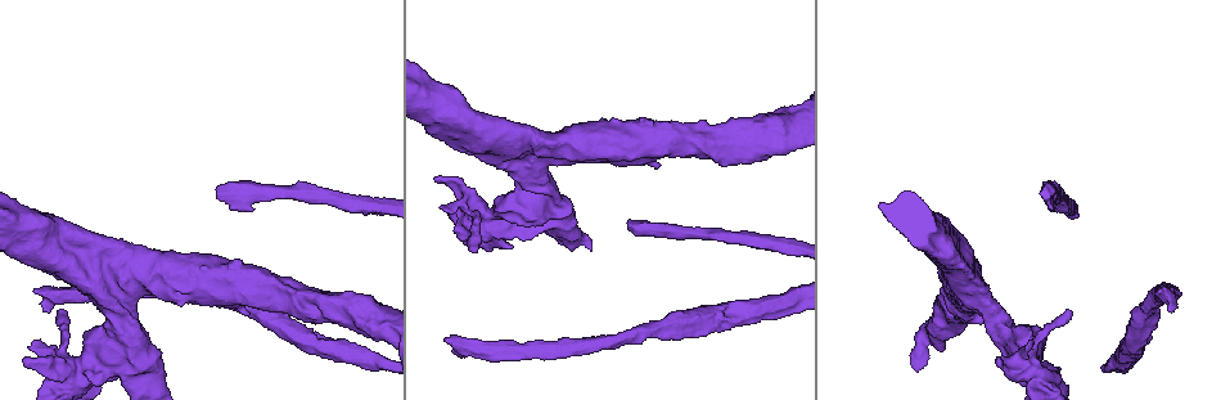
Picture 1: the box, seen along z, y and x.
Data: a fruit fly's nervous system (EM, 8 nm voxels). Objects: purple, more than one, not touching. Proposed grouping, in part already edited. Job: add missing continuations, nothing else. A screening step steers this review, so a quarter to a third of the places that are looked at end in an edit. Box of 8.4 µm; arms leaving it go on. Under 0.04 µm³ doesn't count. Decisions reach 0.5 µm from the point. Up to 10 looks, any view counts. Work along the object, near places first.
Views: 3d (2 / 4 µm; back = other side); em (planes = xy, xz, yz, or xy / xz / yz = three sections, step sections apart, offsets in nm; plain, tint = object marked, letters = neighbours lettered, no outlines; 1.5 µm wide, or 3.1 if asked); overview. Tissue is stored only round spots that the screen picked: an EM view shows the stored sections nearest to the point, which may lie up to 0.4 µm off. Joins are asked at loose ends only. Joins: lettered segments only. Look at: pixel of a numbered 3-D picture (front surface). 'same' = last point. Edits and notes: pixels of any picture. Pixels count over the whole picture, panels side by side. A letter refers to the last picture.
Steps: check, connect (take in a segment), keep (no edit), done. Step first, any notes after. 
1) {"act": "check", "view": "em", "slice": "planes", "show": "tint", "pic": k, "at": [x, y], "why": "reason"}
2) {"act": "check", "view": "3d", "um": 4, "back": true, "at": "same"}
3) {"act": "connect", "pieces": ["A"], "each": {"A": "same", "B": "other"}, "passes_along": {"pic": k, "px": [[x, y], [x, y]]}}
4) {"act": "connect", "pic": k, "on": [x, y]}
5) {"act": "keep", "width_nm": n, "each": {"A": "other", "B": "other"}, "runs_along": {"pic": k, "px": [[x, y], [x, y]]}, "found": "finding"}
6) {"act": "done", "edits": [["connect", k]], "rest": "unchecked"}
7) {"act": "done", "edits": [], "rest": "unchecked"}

{"act": "check", "view": "3d", "um": 2, "pic": 1, "at": [1161, 290], "why": "long arm stops here"}

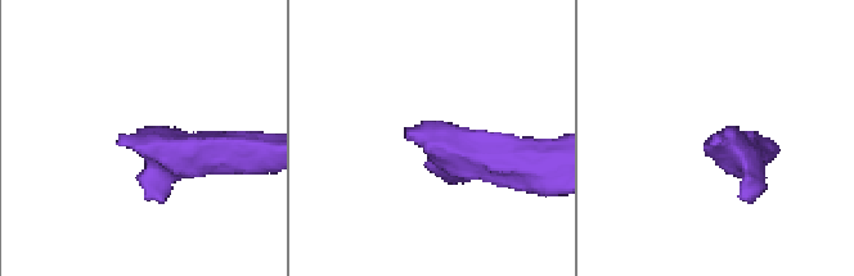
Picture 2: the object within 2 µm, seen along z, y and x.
{"act": "check", "view": "em", "slice": "xy", "step": 4, "show": "tint", "pic": 2, "at": [408, 133], "why": "need the tissue"}

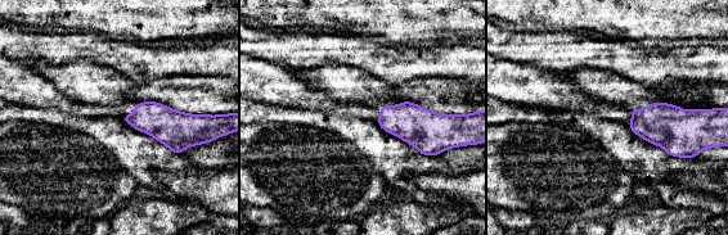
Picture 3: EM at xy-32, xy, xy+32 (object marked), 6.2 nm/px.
{"act": "check", "view": "em", "slice": "planes", "show": "letters", "at": "same"}

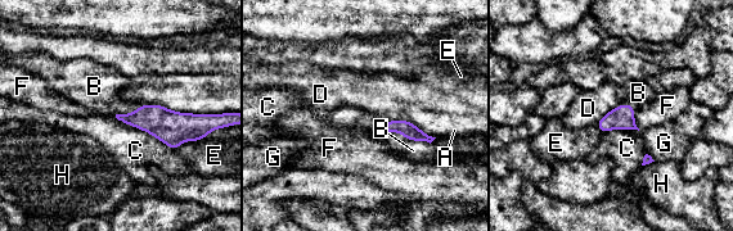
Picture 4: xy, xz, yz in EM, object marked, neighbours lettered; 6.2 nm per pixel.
{"act": "connect", "pieces": ["B"], "each": {"A": "other", "B": "same", "C": "other", "D": "other", "E": "other", "F": "other", "G": "other", "H": "other"}, "passes_along": {"pic": 4, "px": [[408, 130], [408, 139], [413, 150]]}, "found": "it goes on there"}

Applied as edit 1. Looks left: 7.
{"act": "check", "view": "em", "um": 3.1, "slice": "planes", "show": "letters", "pic": 1, "at": [533, 235], "why": "free end"}

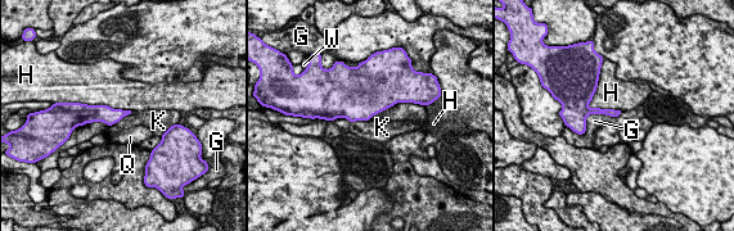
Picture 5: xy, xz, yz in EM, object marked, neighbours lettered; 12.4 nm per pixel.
{"act": "keep", "each": {"G": "other", "H": "other", "K": "other", "Q": "other", "W": "other"}, "runs_along": {"pic": 5, "px": [[581, 112], [604, 111], [615, 113]]}, "found": "no lettered segment goes on from it"}

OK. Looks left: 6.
{"act": "check", "view": "3d", "um": 4, "pic": 1, "at": [627, 221], "why": "branch stops here"}

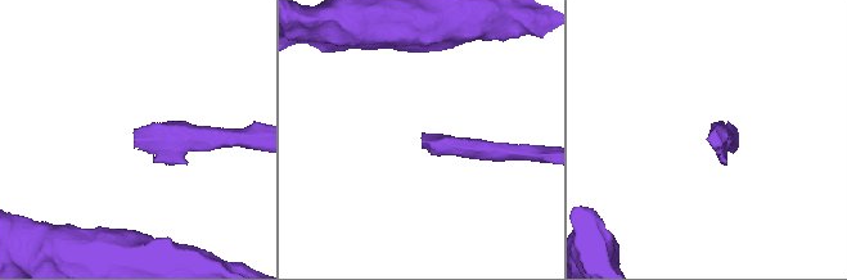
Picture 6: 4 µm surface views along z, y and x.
{"act": "check", "view": "em", "slice": "planes", "show": "letters", "pic": 6, "at": [137, 141]}

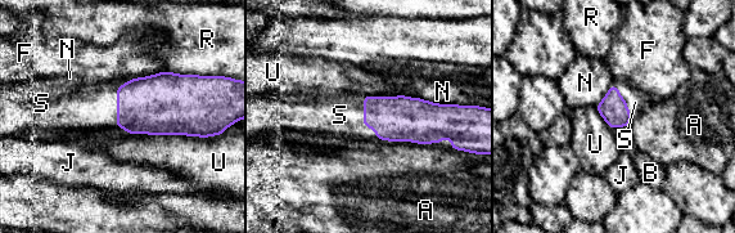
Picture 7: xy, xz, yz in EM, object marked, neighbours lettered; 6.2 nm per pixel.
{"act": "connect", "pieces": ["S"], "width_nm": 170, "each": {"A": "other", "B": "other", "F": "other", "J": "other", "N": "other", "R": "other", "S": "same", "U": "other"}, "found": "the neuron continues"}

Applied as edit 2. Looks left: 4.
{"act": "check", "view": "em", "slice": "planes", "show": "letters", "pic": 1, "at": [1068, 313], "why": "free end"}

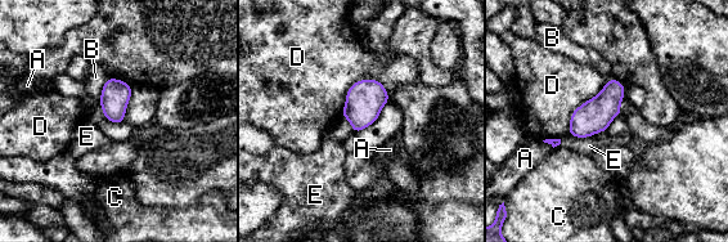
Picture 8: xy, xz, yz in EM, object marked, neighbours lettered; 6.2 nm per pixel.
{"act": "keep", "each": {"A": "other", "B": "other", "C": "other", "D": "other", "E": "other"}, "border": {"pic": 8, "px": [[389, 94], [358, 80], [341, 115]]}, "found": "none of them fits"}

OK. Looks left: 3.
{"act": "done", "edits": [["connect", 4], ["connect", 7]], "rest": "unchecked"}

